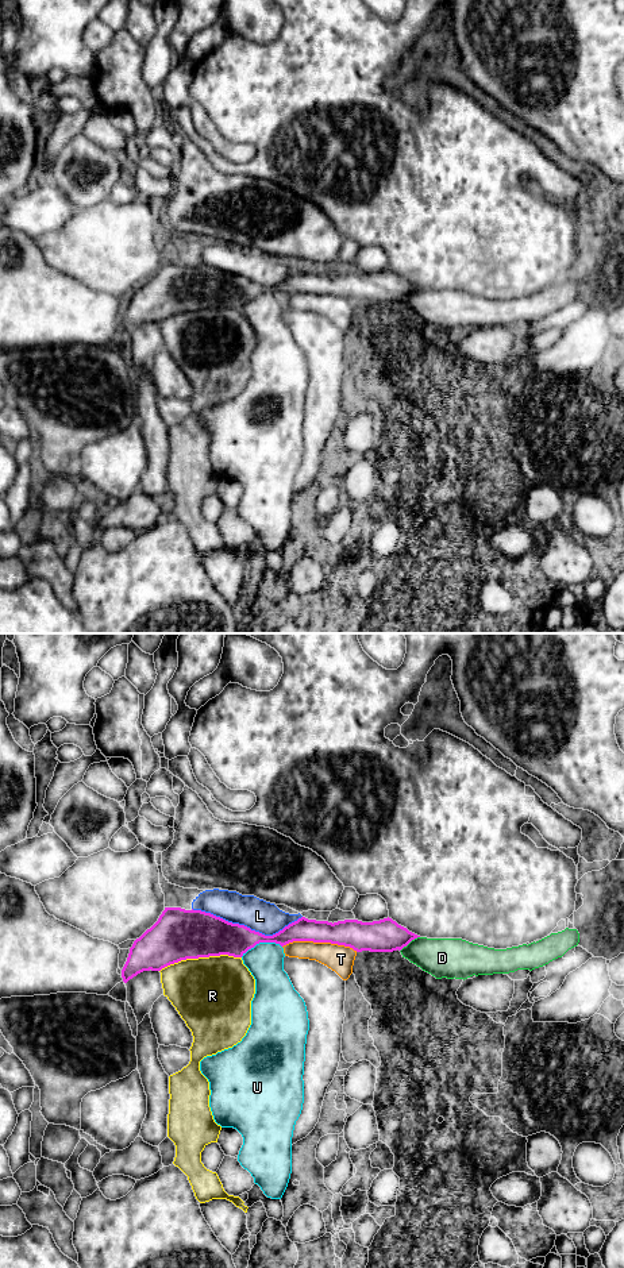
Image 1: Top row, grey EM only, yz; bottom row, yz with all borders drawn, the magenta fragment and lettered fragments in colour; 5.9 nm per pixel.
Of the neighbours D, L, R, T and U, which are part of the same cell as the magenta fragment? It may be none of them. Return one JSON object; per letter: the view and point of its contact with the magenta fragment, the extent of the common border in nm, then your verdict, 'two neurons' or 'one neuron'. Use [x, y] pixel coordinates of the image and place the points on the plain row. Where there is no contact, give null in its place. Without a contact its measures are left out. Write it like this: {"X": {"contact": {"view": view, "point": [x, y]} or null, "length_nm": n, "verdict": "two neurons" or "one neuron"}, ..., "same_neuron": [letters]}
{"D": {"contact": {"view": "yz", "point": [409, 293]}, "length_nm": 150, "verdict": "one neuron"}, "L": {"contact": {"view": "yz", "point": [246, 278]}, "length_nm": 650, "verdict": "two neurons"}, "R": {"contact": {"view": "yz", "point": [200, 308]}, "length_nm": 500, "verdict": "two neurons"}, "T": {"contact": {"view": "yz", "point": [320, 293]}, "length_nm": 440, "verdict": "two neurons"}, "U": {"contact": {"view": "yz", "point": [261, 293]}, "length_nm": 260, "verdict": "two neurons"}, "same_neuron": ["D"]}

